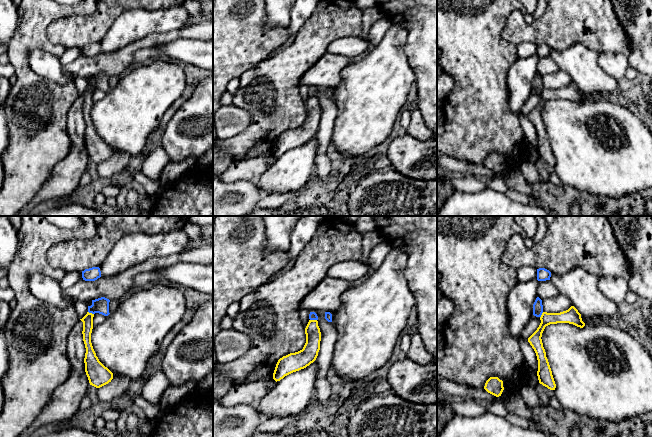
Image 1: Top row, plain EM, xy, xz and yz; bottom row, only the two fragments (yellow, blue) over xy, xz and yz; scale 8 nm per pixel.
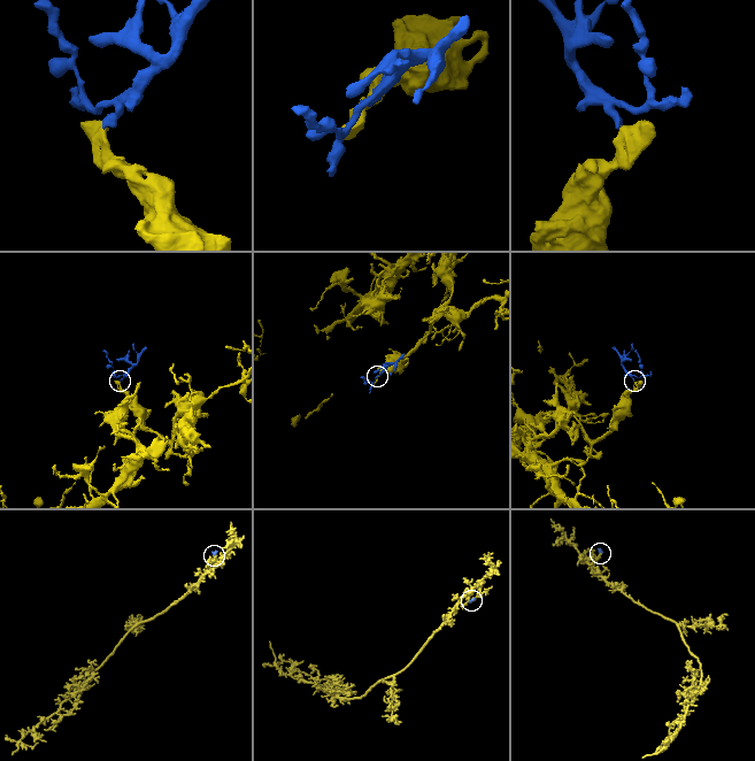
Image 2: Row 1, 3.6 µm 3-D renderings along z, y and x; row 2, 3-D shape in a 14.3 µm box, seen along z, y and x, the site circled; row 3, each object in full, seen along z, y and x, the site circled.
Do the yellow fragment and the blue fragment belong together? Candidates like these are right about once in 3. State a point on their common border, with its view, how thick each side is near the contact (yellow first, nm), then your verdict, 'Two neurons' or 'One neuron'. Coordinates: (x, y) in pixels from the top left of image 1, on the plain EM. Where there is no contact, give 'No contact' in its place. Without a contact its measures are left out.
Touches yellow at xz (313, 96). Thickness 130 nm (yellow) against 60 nm. Two neurons

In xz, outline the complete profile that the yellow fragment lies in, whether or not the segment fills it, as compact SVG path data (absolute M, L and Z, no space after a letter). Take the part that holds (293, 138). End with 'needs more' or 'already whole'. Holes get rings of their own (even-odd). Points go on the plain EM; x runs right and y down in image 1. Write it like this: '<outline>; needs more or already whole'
M309 96L305 110L306 119L302 126L290 129L278 136L273 149L273 155L276 158L293 148L306 144L316 136L321 117L321 108L317 96Z; already whole

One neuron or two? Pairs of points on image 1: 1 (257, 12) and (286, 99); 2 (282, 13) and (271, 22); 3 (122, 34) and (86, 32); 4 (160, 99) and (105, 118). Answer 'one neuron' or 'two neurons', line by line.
1: two neurons
2: one neuron
3: two neurons
4: one neuron

